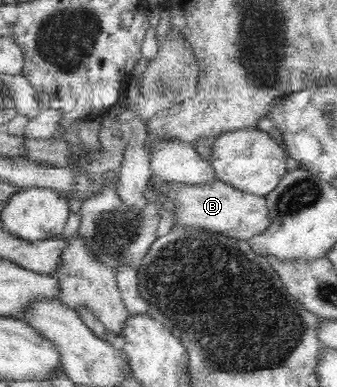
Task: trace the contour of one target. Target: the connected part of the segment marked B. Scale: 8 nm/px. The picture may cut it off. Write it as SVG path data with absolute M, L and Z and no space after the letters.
M153 176L148 184L170 192L172 200L180 206L175 216L168 216L164 208L154 209L159 215L169 218L174 226L204 228L249 241L255 235L265 234L273 224L266 196L243 192L223 181L215 180L213 184L205 184L206 186L191 186L167 183Z

